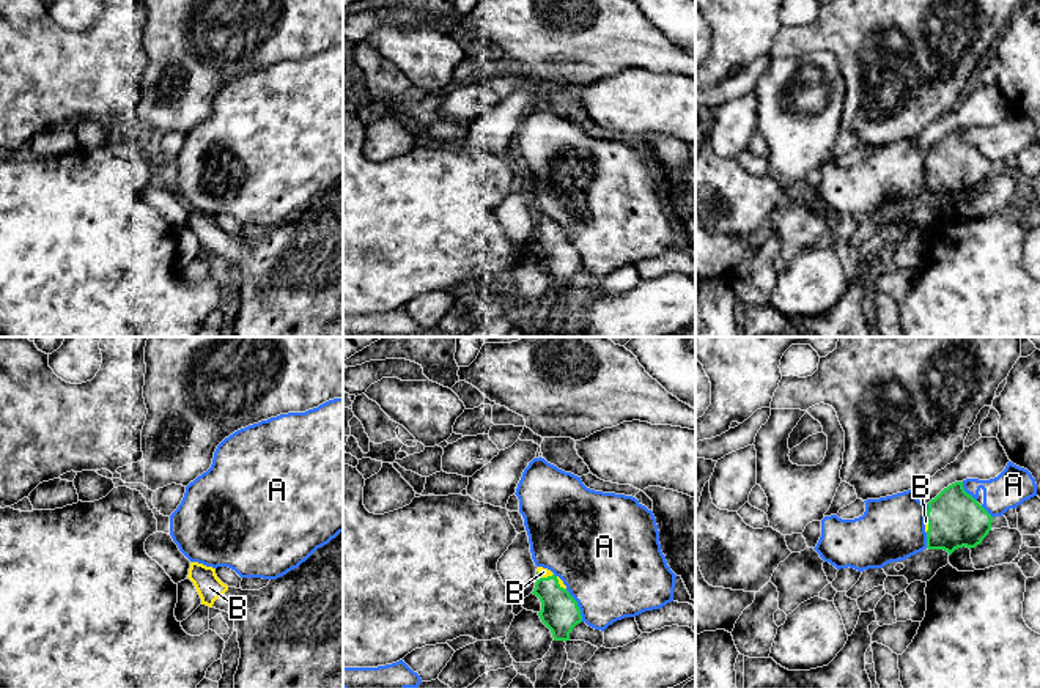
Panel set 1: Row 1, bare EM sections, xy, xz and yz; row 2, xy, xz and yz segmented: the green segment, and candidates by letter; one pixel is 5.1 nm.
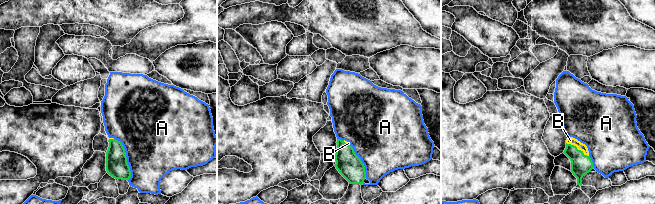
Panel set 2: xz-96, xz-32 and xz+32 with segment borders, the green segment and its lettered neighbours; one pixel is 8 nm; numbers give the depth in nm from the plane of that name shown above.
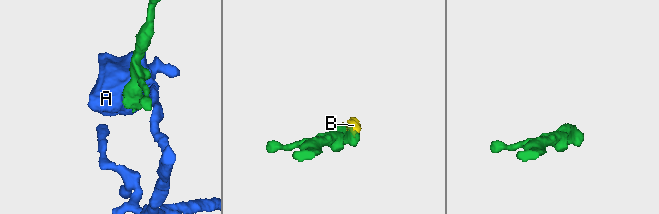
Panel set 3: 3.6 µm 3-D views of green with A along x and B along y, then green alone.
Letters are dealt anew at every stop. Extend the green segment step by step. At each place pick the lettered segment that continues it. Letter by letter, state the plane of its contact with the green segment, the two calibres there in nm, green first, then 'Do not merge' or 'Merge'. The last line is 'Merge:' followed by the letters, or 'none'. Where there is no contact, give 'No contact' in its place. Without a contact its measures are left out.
A: Touches green in xz. Thickness 190 nm (green) against 480 nm. Do not merge
B: Touches green in xz. Thickness 190 nm (green) against 50 nm. Merge
Merge: B

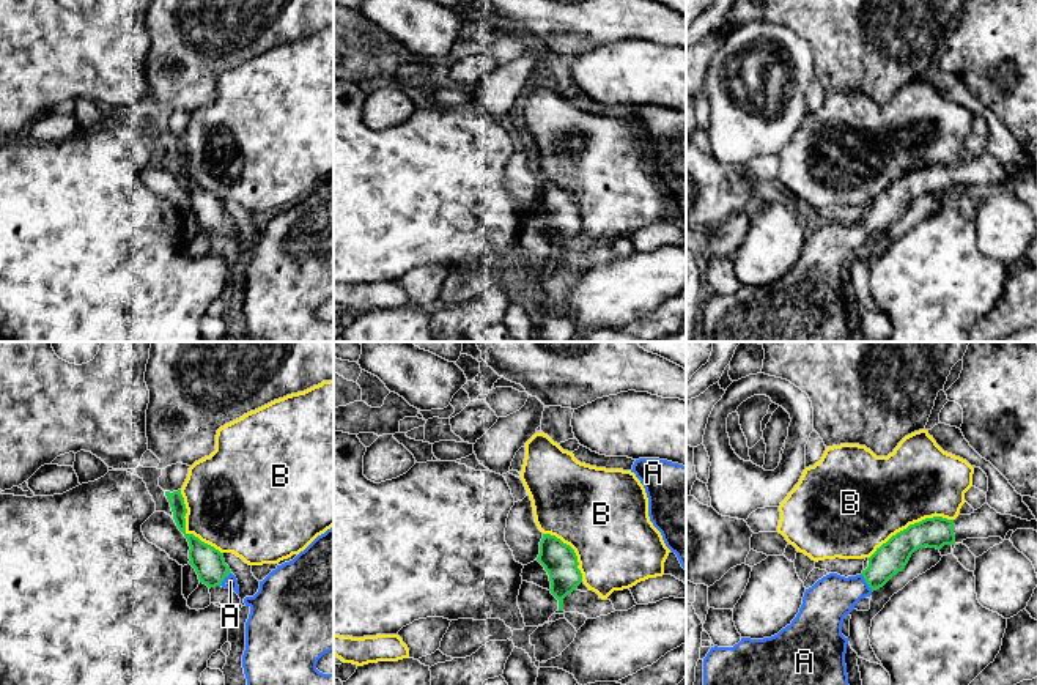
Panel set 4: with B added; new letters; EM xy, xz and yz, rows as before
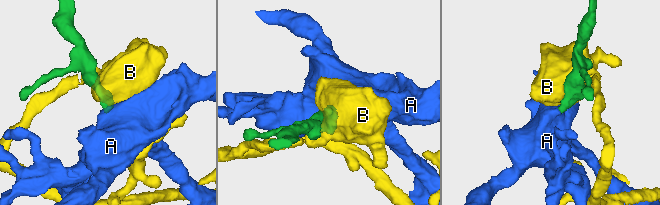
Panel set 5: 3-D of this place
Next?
A: Touches green in yz. Thickness 160 nm (green) against 240 nm. Merge
B: Touches green in yz. Thickness 160 nm (green) against 440 nm. Do not merge
Merge: A

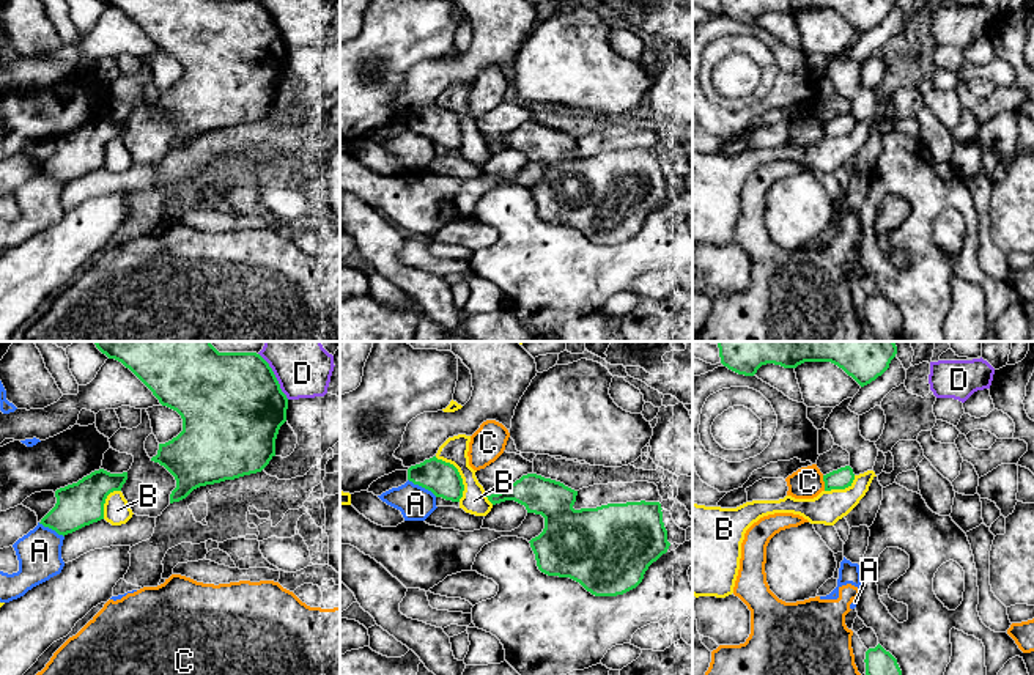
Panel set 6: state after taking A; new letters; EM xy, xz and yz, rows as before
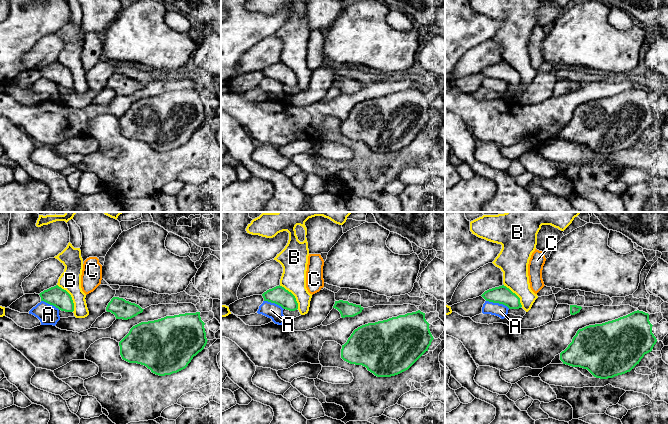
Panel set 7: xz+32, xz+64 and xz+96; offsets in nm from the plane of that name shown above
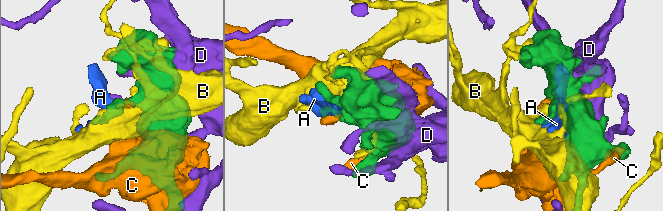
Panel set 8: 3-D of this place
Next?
A: Touches green in xz. Thickness 180 nm (green) against 180 nm. Do not merge
B: Touches green in xz. Thickness 180 nm (green) against 140 nm. Do not merge
C: Touches green in yz. Thickness 110 nm (green) against 160 nm. Do not merge
D: Touches green in xy. Thickness 500 nm (green) against 300 nm. Do not merge
Merge: none

